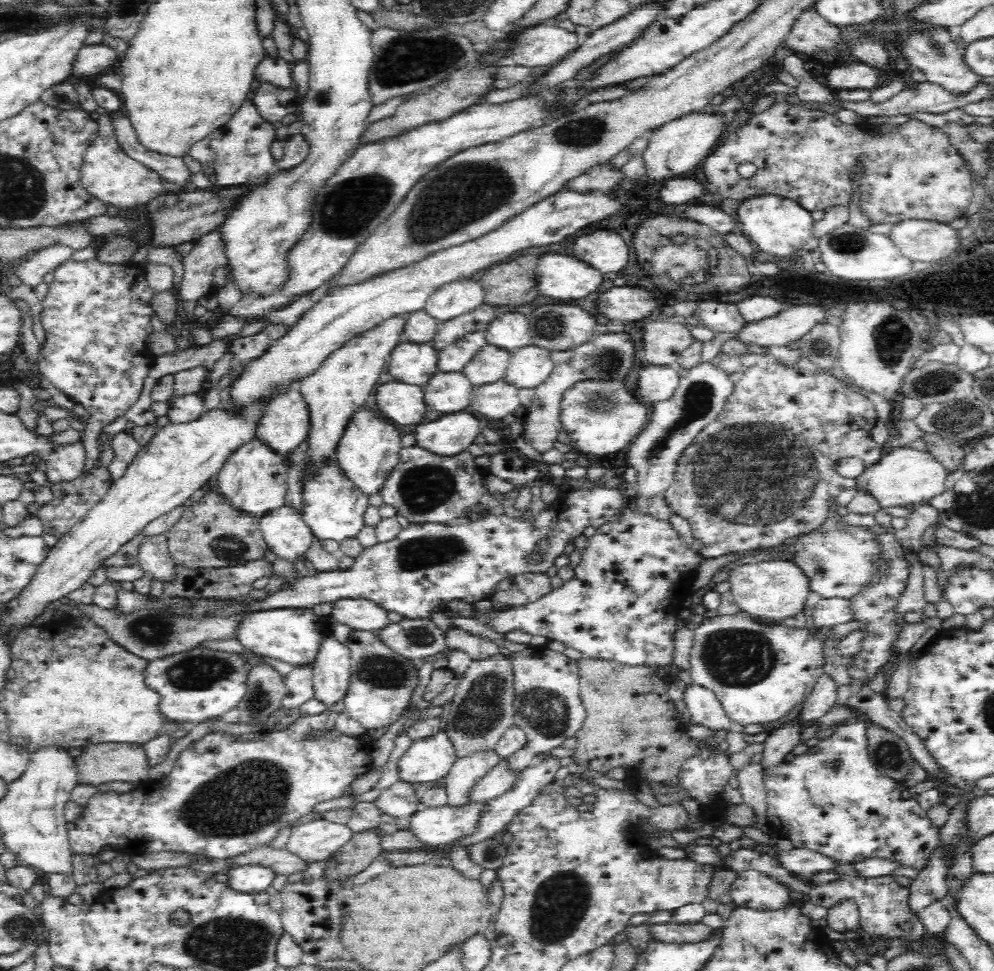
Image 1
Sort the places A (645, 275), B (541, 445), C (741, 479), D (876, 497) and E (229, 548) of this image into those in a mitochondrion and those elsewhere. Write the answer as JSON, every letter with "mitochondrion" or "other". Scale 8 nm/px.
{"A":"other","B":"other","C":"mitochondrion","D":"other","E":"mitochondrion"}

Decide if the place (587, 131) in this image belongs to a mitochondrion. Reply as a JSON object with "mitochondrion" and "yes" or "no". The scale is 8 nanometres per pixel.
{"mitochondrion":"yes"}

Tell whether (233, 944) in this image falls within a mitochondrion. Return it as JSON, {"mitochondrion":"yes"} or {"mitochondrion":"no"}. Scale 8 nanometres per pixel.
{"mitochondrion":"yes"}

